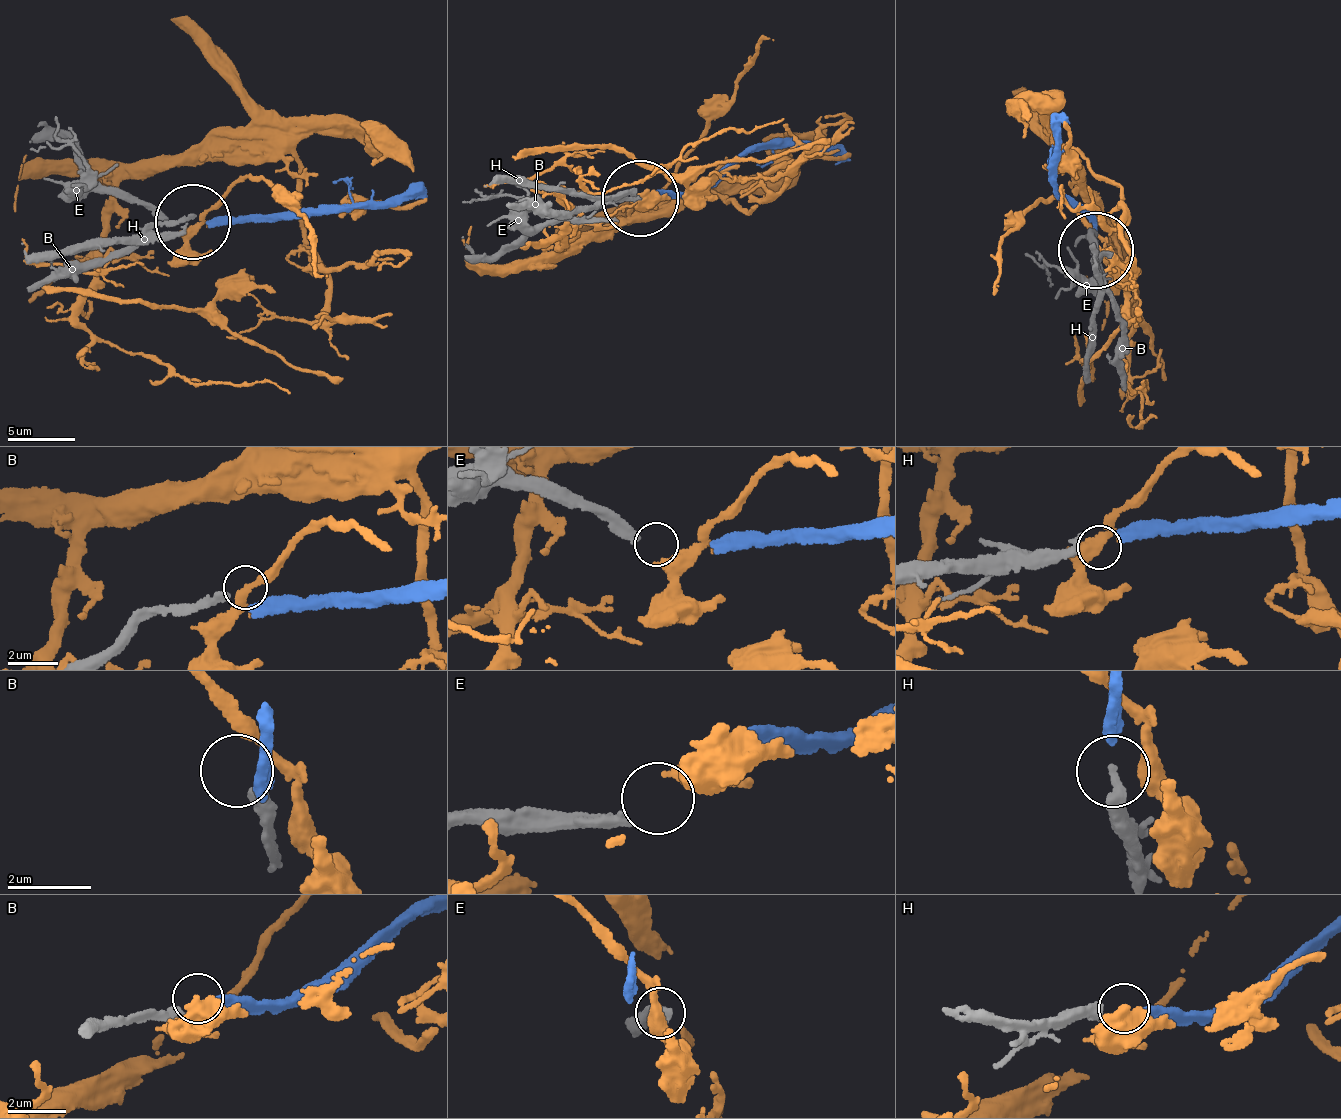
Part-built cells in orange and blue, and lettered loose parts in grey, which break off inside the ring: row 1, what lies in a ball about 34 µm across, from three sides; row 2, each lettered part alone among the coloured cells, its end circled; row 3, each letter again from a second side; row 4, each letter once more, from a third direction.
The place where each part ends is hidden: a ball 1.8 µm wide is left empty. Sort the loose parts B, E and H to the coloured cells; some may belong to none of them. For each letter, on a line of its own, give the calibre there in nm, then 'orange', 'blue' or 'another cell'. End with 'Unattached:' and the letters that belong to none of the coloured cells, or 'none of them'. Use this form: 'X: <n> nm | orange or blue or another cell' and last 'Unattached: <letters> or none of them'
B: 300 nm | another cell
E: 340 nm | another cell
H: 400 nm | blue
Unattached: B, E

